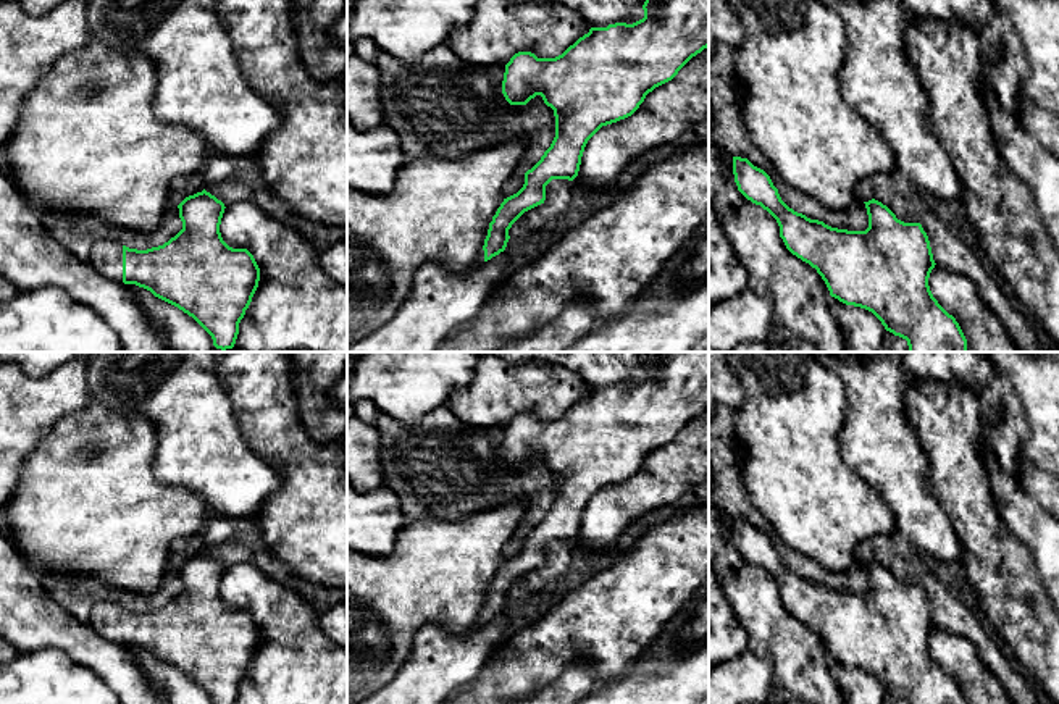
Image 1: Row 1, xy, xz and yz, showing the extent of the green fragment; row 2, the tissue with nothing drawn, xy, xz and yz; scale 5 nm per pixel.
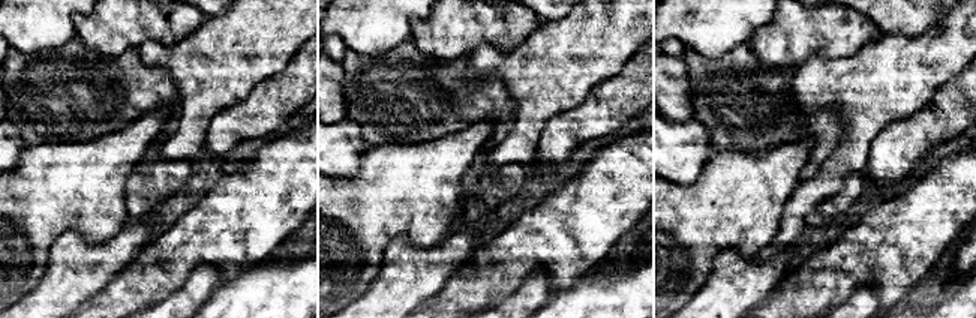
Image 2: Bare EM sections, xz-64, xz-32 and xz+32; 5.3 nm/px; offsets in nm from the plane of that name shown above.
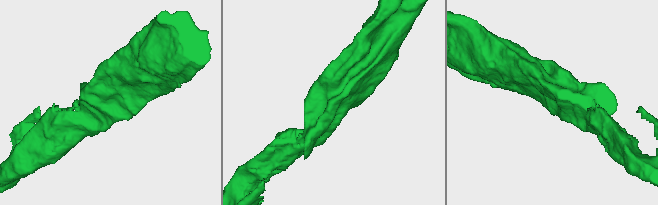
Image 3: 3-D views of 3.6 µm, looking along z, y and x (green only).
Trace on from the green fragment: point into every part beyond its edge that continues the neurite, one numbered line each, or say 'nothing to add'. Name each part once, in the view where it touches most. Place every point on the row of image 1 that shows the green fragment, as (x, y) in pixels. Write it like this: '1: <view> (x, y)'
1: xy (107, 257)

